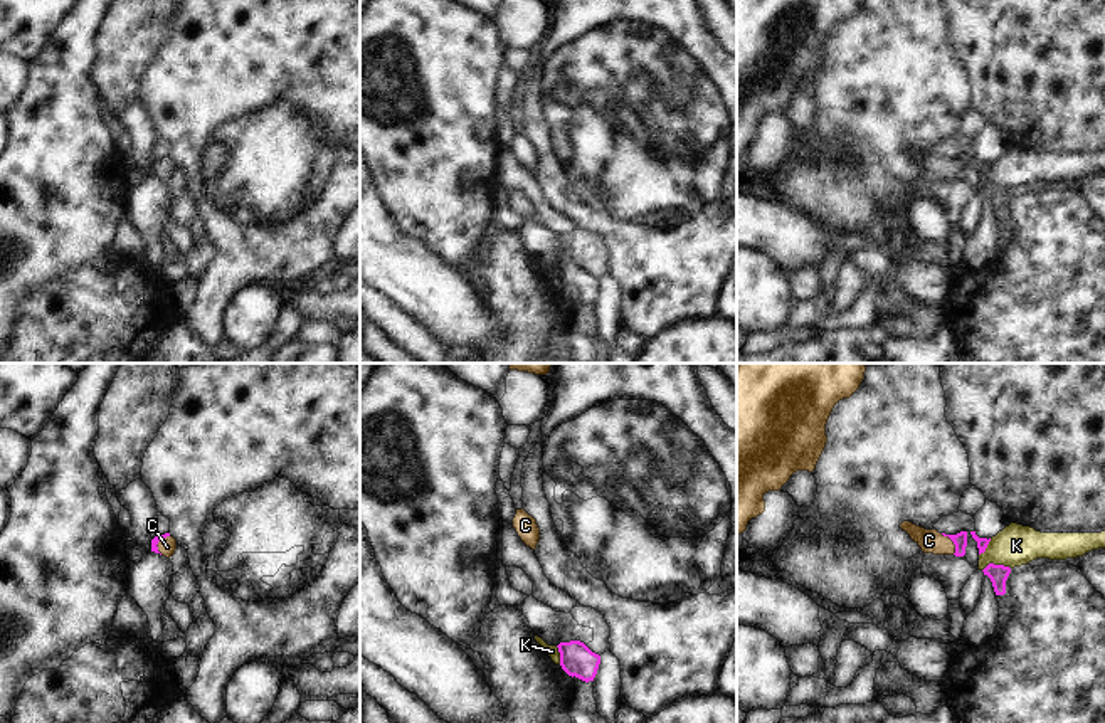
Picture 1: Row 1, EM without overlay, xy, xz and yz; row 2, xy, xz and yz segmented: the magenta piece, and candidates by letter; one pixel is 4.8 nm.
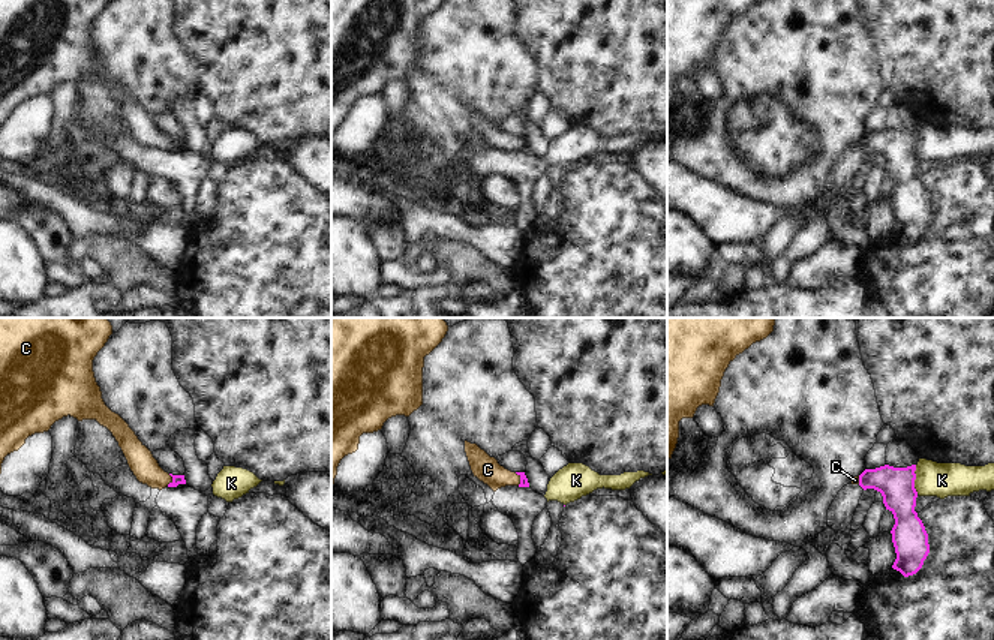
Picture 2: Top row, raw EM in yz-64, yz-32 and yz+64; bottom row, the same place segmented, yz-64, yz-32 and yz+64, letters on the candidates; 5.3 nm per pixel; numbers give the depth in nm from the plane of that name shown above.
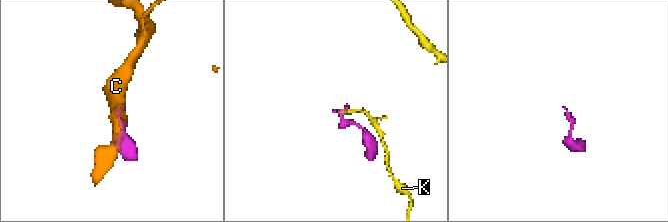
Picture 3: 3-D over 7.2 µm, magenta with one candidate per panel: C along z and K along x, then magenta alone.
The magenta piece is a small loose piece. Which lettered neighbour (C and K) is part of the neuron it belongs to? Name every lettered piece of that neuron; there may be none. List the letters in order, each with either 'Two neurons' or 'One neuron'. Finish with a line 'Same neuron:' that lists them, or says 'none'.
C: One neuron
K: Two neurons
Same neuron: C.

